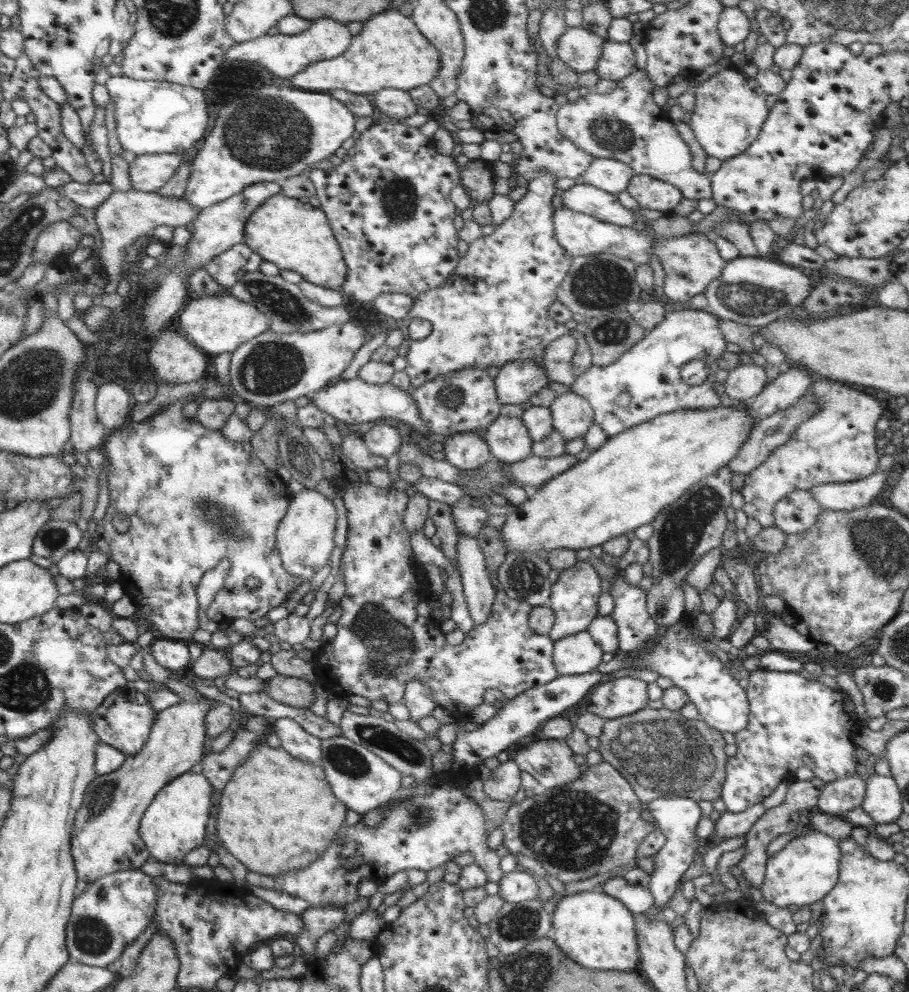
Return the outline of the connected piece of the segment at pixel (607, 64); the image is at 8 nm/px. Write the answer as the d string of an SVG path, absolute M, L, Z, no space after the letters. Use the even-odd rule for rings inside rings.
M606 40L601 60L595 72L599 78L618 82L637 70L634 52L628 43L612 43Z

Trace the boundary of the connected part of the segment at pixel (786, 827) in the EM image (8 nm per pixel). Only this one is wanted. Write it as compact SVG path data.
M791 779L787 786L786 797L784 801L779 806L774 806L772 808L766 809L766 812L750 827L750 830L744 835L746 838L746 843L744 844L744 850L746 853L738 865L742 870L742 874L750 882L750 886L761 889L762 883L765 879L766 864L768 862L768 855L766 854L766 848L768 844L772 842L778 836L782 834L790 834L790 832L795 832L800 824L800 814L803 811L814 811L817 806L817 802L821 792L823 790L823 785L814 779L808 780L795 780Z

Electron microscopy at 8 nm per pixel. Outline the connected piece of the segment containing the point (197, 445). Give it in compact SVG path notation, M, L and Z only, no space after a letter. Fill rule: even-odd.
M182 398L182 400L178 400L178 402L174 402L174 404L166 406L166 408L162 408L160 412L156 412L154 416L146 418L142 422L134 423L130 427L119 427L108 432L101 447L109 461L109 468L106 470L106 478L109 482L106 482L106 484L108 484L108 490L110 491L110 506L108 506L108 510L101 520L104 527L103 538L110 545L110 560L117 562L120 566L121 573L117 582L122 585L125 593L134 601L136 612L133 618L140 623L142 628L149 628L159 633L161 638L176 639L183 642L192 639L199 628L199 605L196 597L196 587L204 572L212 570L214 566L218 566L218 562L226 559L230 563L230 569L226 571L224 587L218 590L218 593L214 596L212 605L208 608L208 618L217 623L229 623L235 618L246 618L246 620L250 621L262 618L271 609L284 605L288 600L289 594L302 582L298 576L288 573L282 567L282 557L280 557L280 551L278 551L276 537L278 526L283 520L283 516L286 516L288 513L290 502L295 496L294 492L290 489L289 484L277 475L276 471L270 471L264 467L264 464L252 452L249 442L232 442L230 439L226 439L224 433L202 426L195 418L185 417L183 407L192 400L194 398ZM116 513L124 513L128 516L128 520L130 520L130 529L125 534L119 534L112 526L112 519ZM248 576L256 576L261 581L258 588L254 589L255 591L249 591L250 589L246 586ZM144 606L150 606L152 612L150 614L142 614L141 607Z

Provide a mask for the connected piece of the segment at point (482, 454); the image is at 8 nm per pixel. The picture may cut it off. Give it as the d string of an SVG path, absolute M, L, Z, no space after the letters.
M475 432L444 438L445 460L462 471L474 471L493 460L488 443Z

